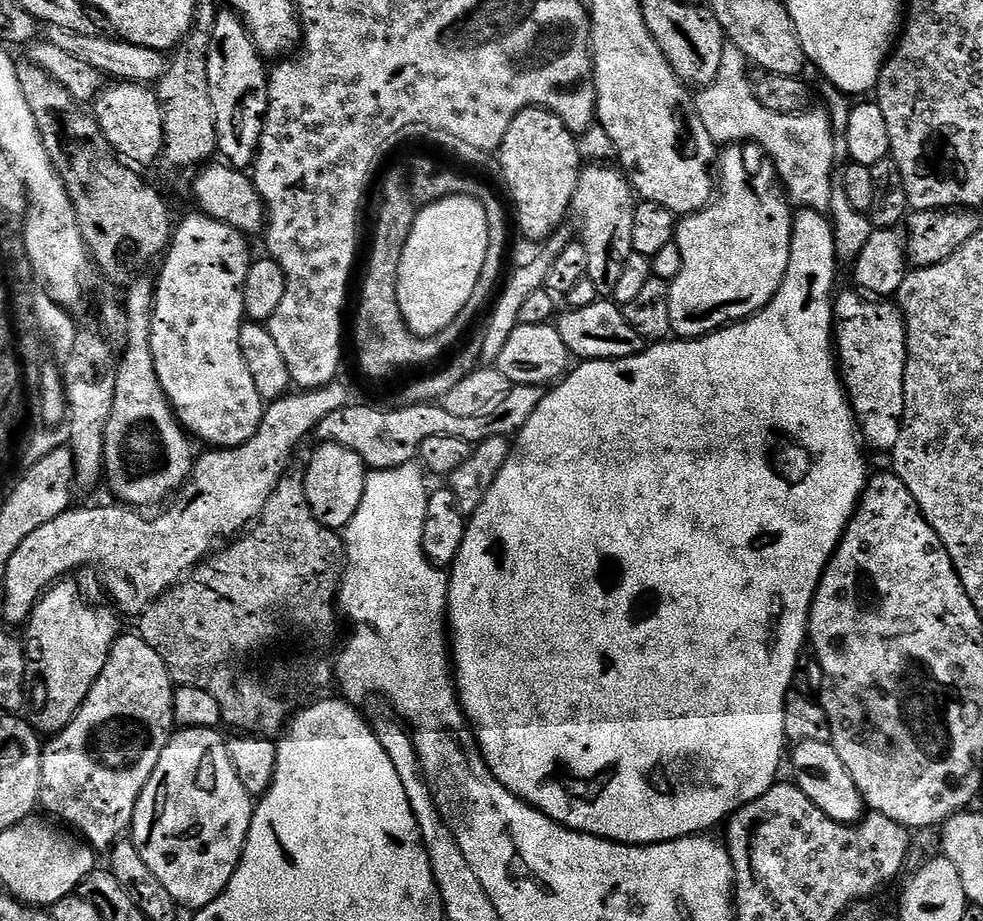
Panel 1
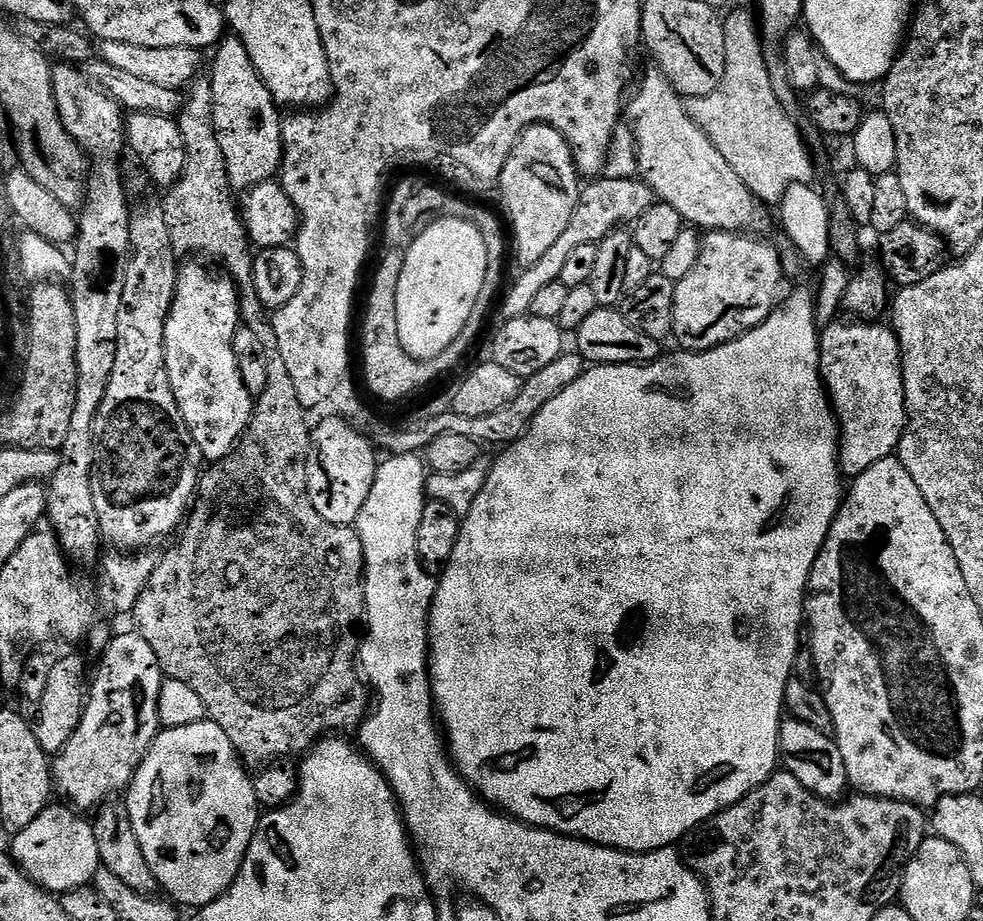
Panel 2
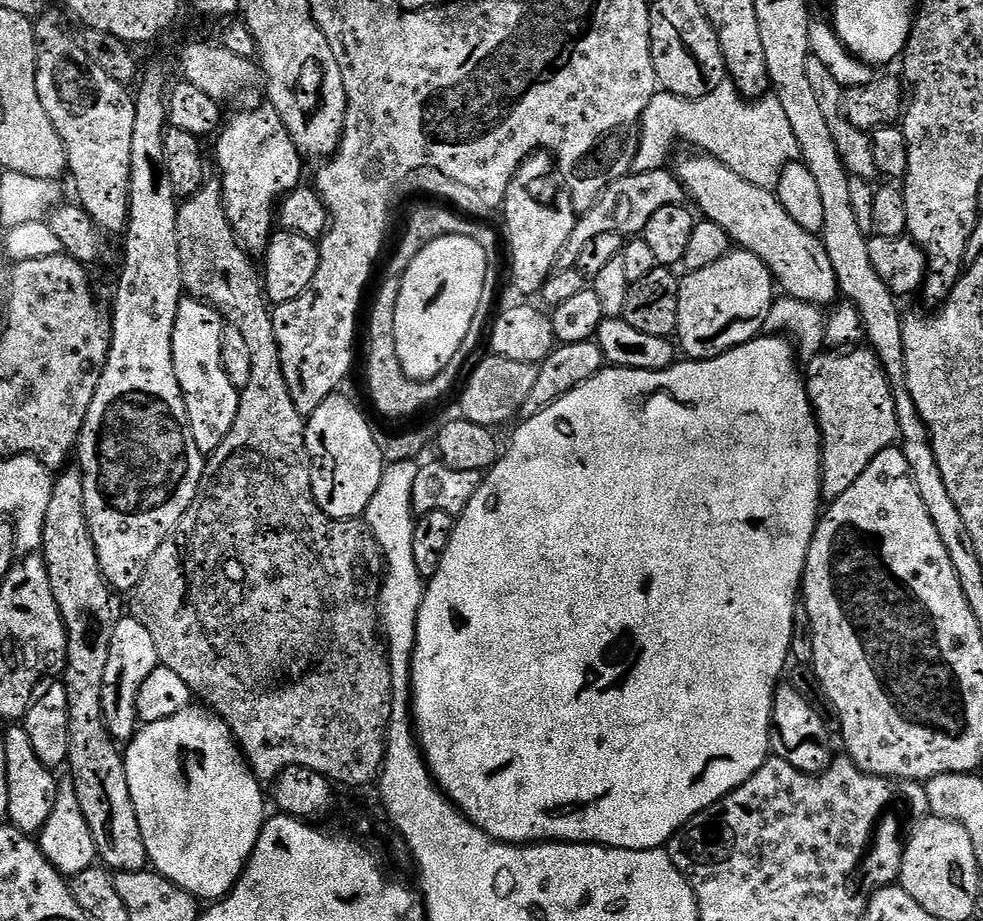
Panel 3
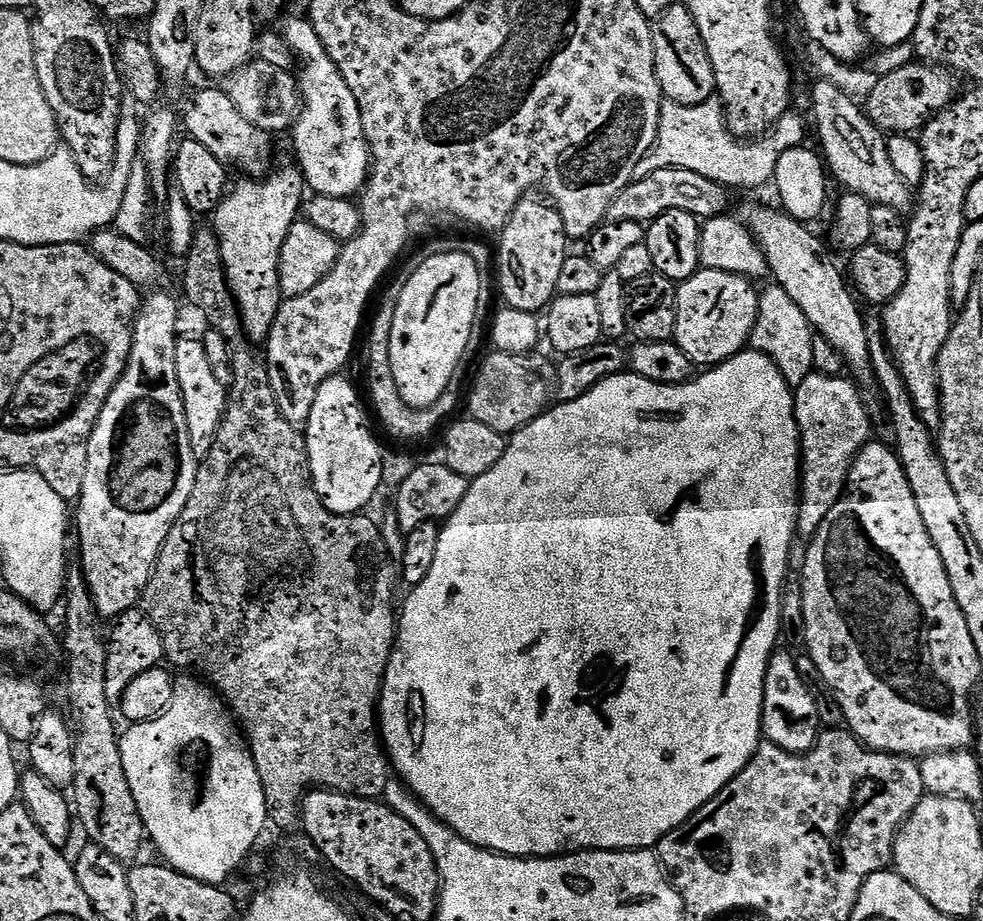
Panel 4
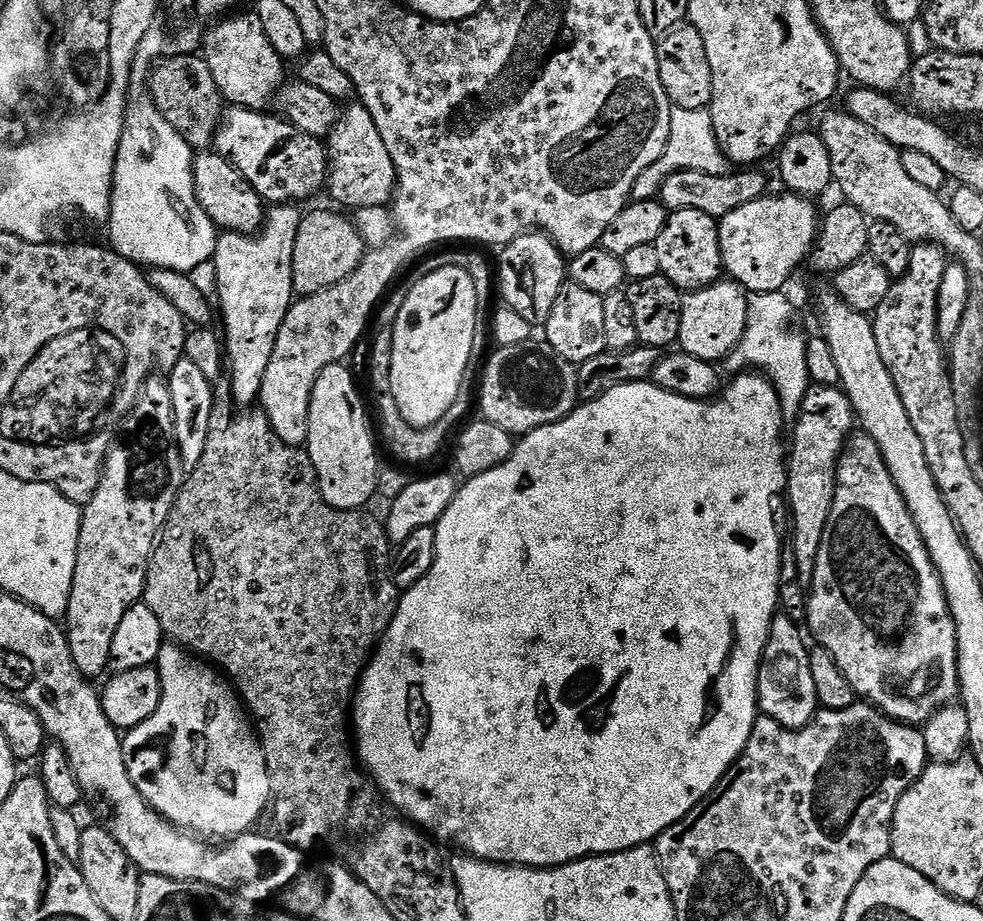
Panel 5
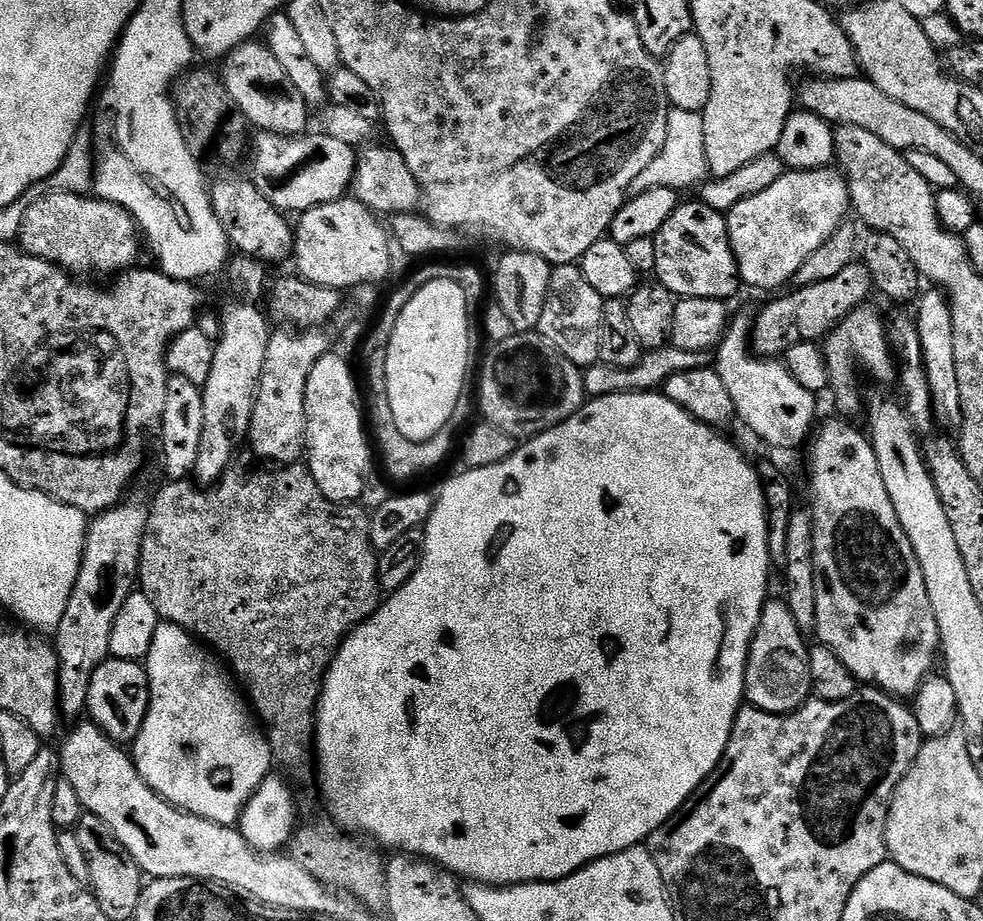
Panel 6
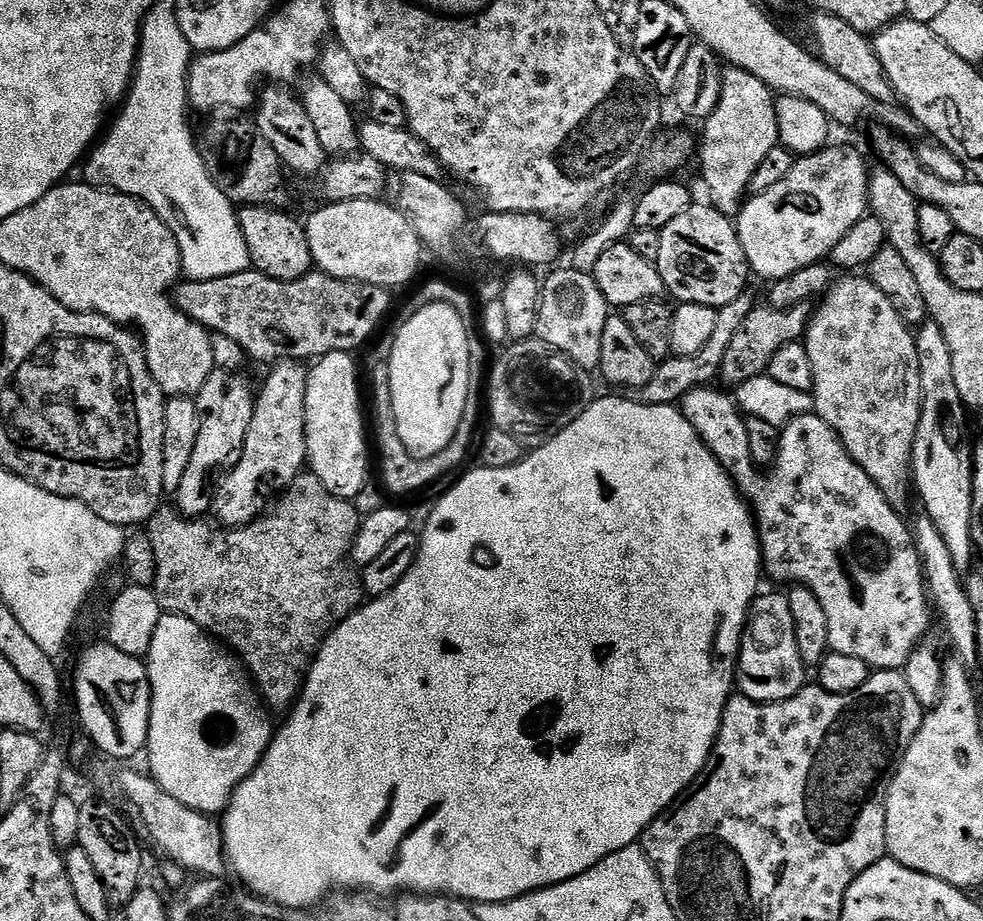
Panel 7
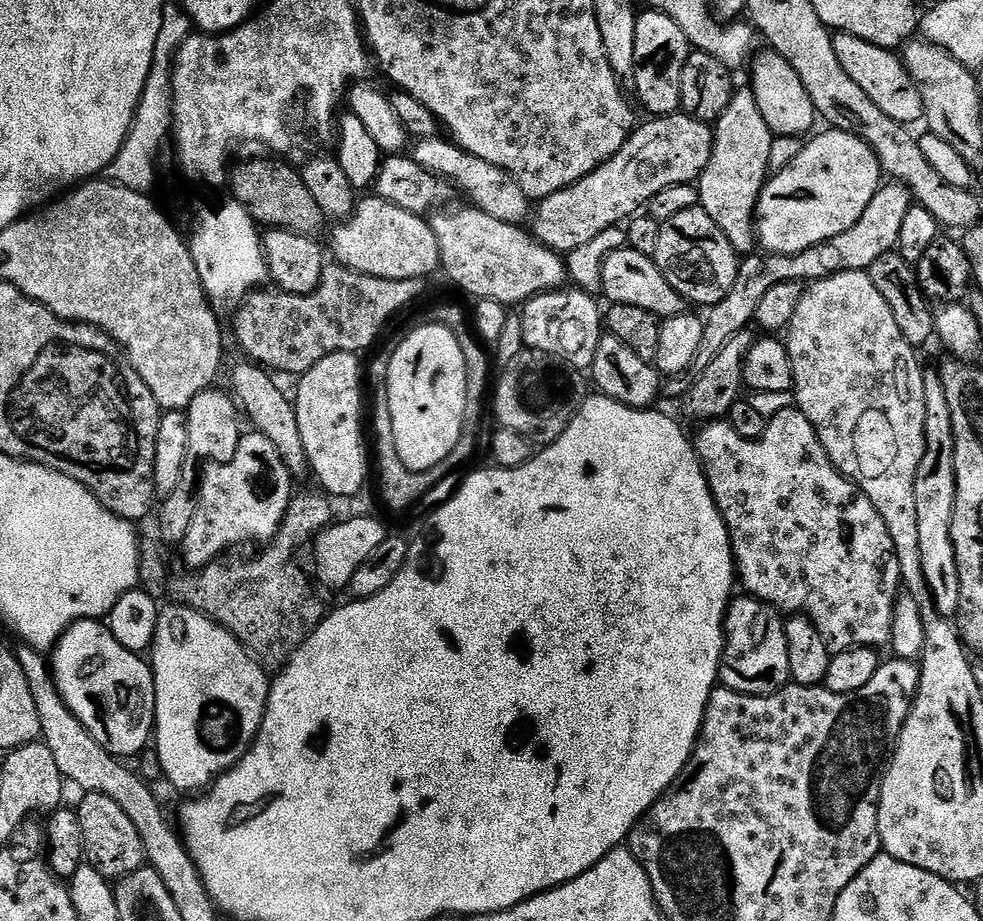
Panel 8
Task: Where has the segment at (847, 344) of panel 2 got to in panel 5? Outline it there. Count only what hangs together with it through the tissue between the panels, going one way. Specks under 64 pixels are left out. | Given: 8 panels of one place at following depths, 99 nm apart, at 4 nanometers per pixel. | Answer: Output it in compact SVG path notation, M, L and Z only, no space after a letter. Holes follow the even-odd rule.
M809 387L800 413L791 425L790 447L786 452L786 501L792 511L792 556L804 586L811 585L814 566L818 562L818 546L822 546L822 534L826 534L826 522L836 493L836 464L853 432L852 404L843 388Z

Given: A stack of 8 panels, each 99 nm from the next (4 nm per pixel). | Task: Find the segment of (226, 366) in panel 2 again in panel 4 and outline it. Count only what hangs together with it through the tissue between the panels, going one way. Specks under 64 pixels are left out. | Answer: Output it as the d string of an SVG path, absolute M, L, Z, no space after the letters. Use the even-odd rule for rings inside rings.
M177 339L174 350L174 366L178 366L178 386L182 390L182 402L186 410L186 430L190 430L190 446L194 450L197 461L210 454L210 446L214 446L218 426L228 409L228 388L218 378L214 378L214 370L210 370L210 360L206 358L206 350L199 339Z

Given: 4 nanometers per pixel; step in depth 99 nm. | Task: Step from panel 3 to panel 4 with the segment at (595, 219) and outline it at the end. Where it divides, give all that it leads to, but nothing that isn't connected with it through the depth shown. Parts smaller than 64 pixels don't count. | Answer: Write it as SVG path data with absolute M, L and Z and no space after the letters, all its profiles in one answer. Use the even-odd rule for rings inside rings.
M666 168L655 170L641 180L633 180L620 191L620 197L613 202L608 211L607 219L630 222L639 220L651 222L657 220L663 212L670 210L686 210L691 216L707 221L713 216L722 216L729 211L729 189L702 174L686 168Z

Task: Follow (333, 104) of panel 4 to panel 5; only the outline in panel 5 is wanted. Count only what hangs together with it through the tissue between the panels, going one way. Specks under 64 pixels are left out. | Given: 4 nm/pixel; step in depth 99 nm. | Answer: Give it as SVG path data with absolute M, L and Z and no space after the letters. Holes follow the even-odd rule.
M359 102L349 103L345 108L348 109L345 112L343 109L339 113L336 125L332 127L331 134L326 137L328 150L327 191L332 191L332 196L341 204L341 206L339 205L341 209L355 210L366 206L385 206L393 199L393 192L396 188L394 162L391 161L390 153L382 142L382 134L378 134L378 130L374 126L371 111Z

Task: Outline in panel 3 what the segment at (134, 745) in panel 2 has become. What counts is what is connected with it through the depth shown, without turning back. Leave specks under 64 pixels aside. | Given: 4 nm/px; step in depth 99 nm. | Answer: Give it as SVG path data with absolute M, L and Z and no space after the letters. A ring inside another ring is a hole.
M130 614L125 615L118 626L114 626L114 638L110 638L110 659L106 662L106 678L102 678L104 721L113 740L127 742L136 735L140 719L136 709L138 690L142 690L142 682L150 678L159 664L158 650L154 646L154 638L150 638L150 630L146 630L146 626Z

